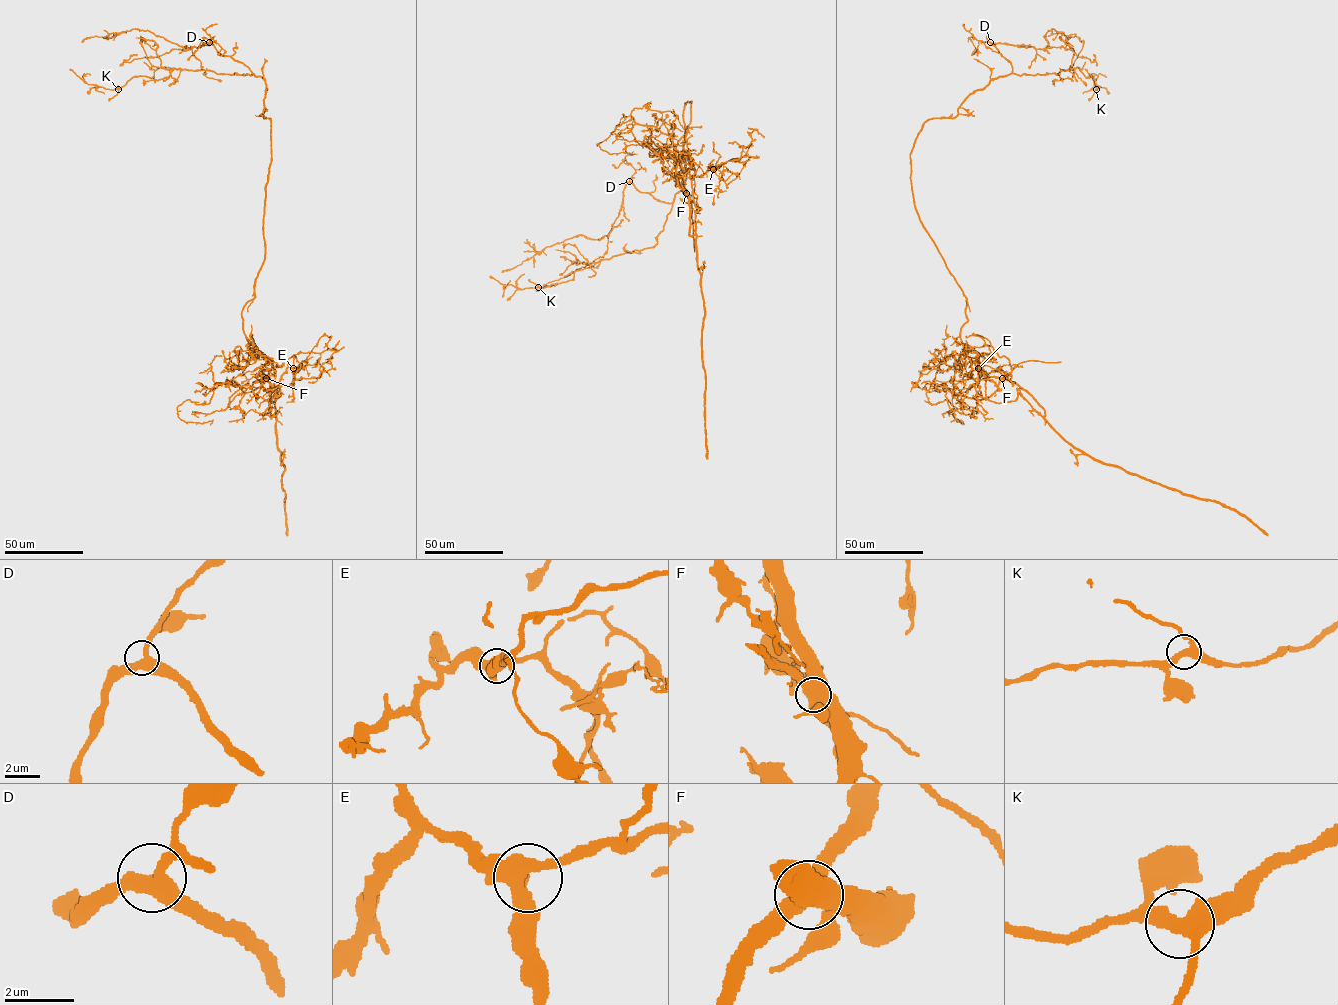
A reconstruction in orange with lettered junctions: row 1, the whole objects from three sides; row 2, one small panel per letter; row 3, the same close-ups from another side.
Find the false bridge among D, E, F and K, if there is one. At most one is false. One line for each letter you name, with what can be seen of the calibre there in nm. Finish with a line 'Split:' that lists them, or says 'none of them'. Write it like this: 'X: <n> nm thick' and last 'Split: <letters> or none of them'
F: 600 nm thick
Split: F

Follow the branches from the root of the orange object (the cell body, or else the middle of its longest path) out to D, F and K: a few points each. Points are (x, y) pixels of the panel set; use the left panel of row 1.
D: (264, 259), (263, 215), (271, 157), (271, 120), (263, 114), (266, 84), (241, 62), (221, 55), (209, 42)
F: (264, 259), (242, 318), (246, 339), (255, 347), (252, 354), (266, 360), (256, 376), (266, 378)
K: (264, 259), (271, 157), (264, 80), (253, 73), (163, 67), (153, 77), (133, 76), (118, 89)

